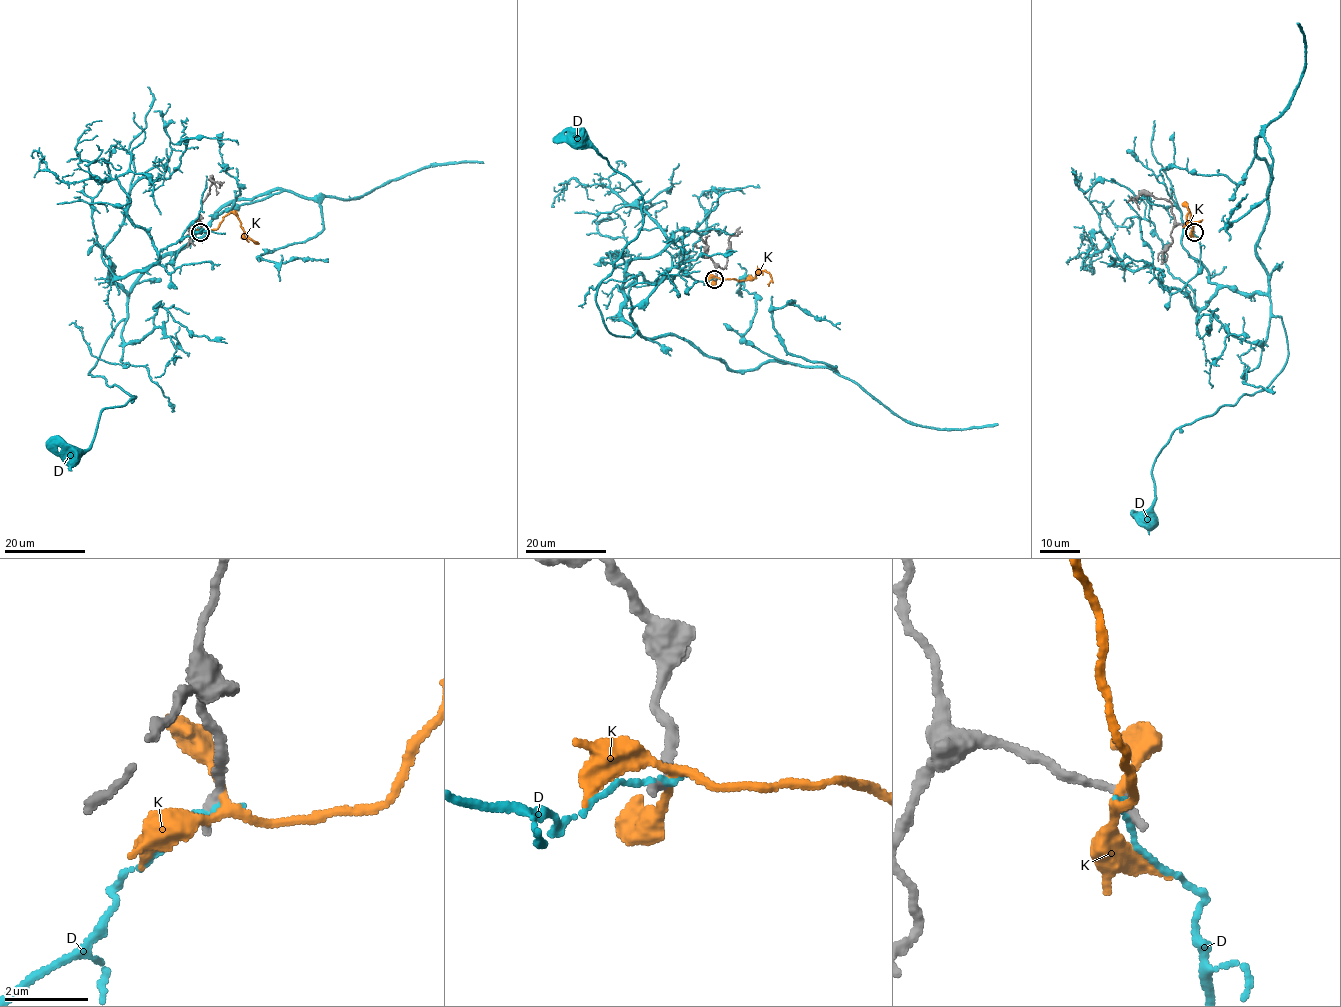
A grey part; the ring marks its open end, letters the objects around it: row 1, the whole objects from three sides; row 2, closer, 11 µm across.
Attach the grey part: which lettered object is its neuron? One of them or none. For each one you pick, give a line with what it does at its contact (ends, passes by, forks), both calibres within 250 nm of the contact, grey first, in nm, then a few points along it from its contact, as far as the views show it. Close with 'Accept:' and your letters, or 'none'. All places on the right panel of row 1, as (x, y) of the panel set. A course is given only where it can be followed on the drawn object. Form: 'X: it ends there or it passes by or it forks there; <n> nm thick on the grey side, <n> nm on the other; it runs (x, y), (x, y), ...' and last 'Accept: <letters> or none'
Accept: none

